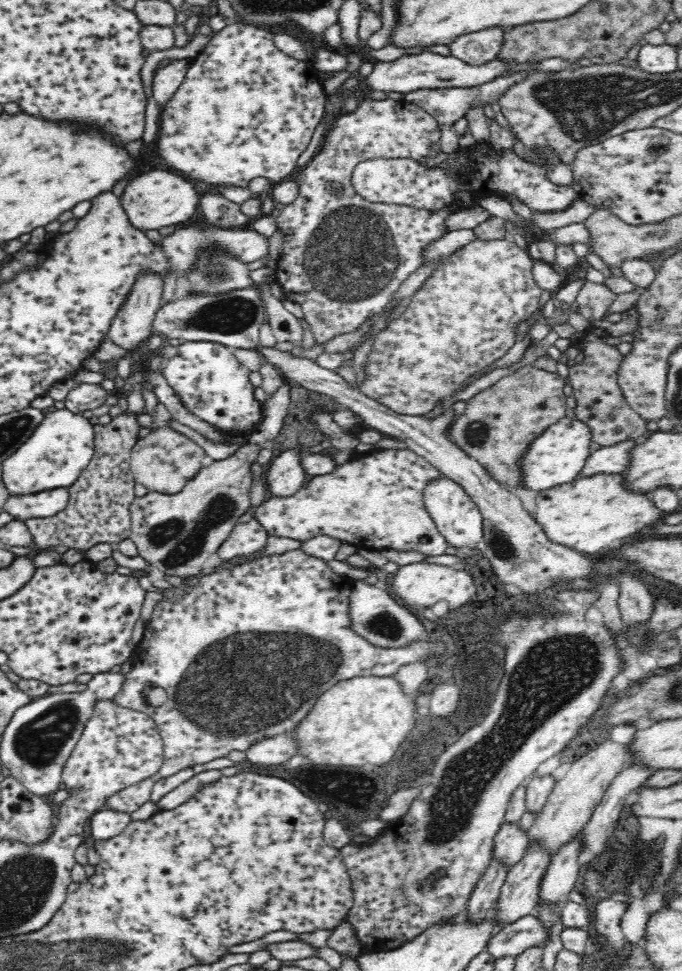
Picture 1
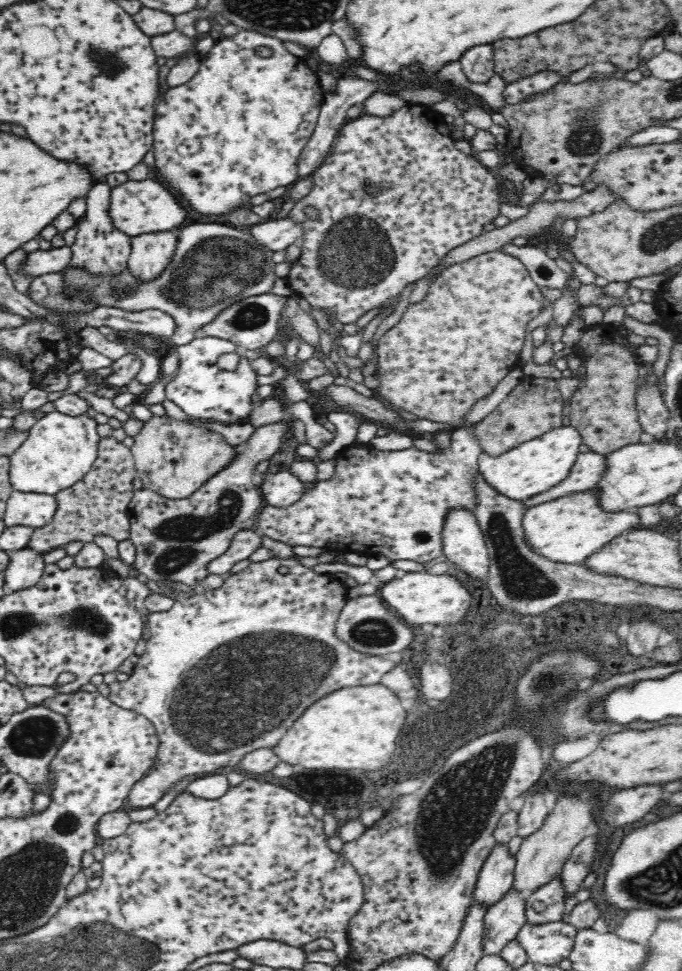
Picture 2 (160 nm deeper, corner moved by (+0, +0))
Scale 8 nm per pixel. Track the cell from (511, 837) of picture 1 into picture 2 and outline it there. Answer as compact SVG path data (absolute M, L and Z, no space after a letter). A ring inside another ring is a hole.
M496 844L482 866L474 886L472 904L486 911L495 905L510 891L514 881L514 870L514 857L508 853L506 846Z

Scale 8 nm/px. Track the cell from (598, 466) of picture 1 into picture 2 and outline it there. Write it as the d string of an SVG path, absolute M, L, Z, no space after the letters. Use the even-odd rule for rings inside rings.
M592 451L578 453L576 462L570 468L566 478L563 478L556 486L552 486L550 490L544 490L540 494L534 494L522 500L522 505L527 510L532 510L533 506L566 495L591 490L600 480L600 476L604 474L604 470L606 470L606 457L603 454Z

